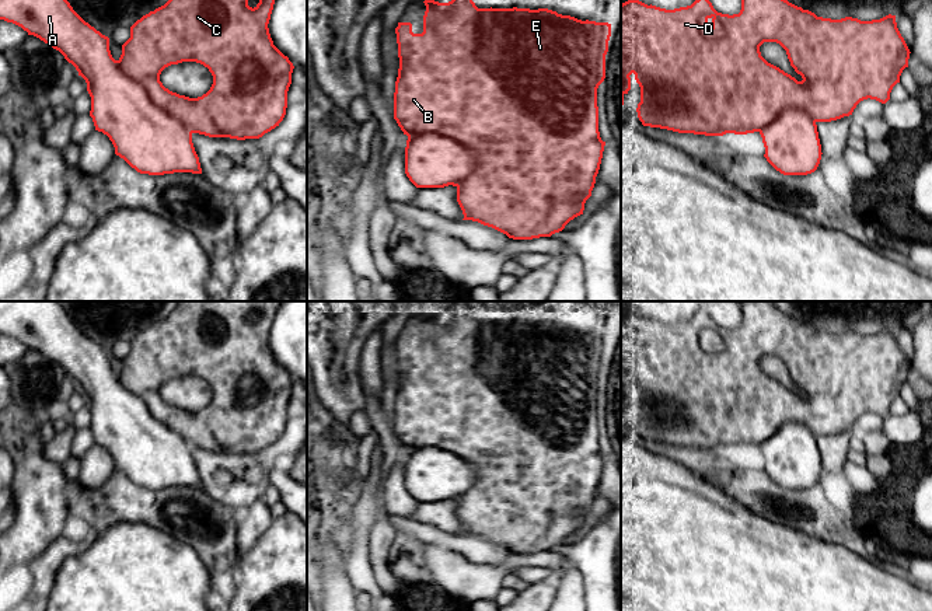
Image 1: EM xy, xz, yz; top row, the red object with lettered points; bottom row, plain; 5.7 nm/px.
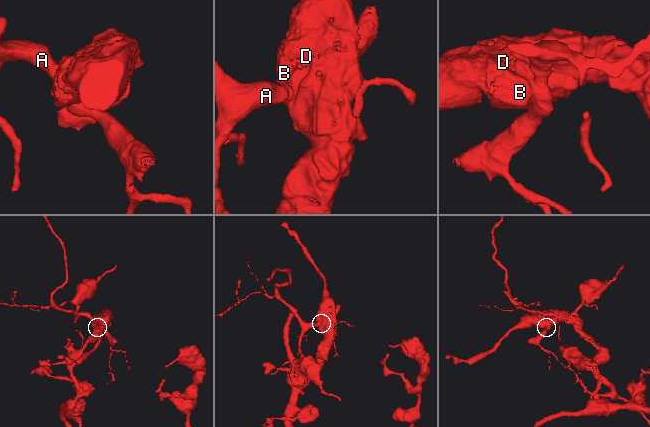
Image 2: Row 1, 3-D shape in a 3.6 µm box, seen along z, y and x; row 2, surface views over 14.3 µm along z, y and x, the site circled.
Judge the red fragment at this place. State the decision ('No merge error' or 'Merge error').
Merge error

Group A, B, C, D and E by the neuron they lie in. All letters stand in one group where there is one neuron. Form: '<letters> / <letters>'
A / B C D E

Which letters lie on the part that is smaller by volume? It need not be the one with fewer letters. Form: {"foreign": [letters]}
{"foreign": ["A"]}

